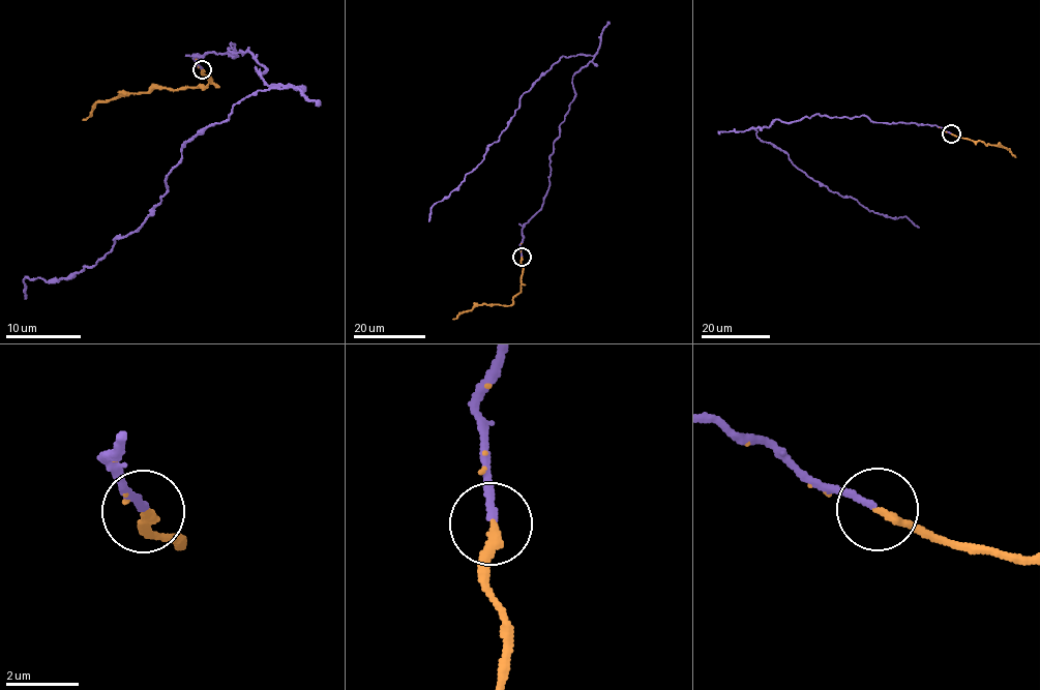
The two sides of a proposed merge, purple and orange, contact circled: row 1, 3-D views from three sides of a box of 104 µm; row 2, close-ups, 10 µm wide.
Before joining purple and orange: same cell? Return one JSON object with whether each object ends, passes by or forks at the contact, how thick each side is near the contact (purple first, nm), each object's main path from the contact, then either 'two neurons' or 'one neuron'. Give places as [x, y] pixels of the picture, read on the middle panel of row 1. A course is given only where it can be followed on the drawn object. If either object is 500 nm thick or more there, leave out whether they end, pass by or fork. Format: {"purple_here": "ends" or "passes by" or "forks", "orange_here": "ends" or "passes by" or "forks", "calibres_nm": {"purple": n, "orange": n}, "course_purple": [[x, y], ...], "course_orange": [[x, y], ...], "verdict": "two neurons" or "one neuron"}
{"purple_here": "ends", "orange_here": "passes by", "calibres_nm": {"purple": 200, "orange": 170}, "course_purple": [[522, 257], [572, 77], [593, 56], [562, 56], [521, 97], [428, 220]], "course_orange": [[522, 258], [521, 291], [511, 304], [476, 304], [452, 319]], "verdict": "one neuron"}

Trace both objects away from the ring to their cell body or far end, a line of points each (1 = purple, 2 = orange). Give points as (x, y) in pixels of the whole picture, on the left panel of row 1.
1: (202, 70), (192, 57), (235, 46), (294, 88), (202, 127), (136, 232), (25, 278), (25, 298)
2: (202, 70), (211, 79), (204, 86), (125, 92), (98, 101), (82, 119)

